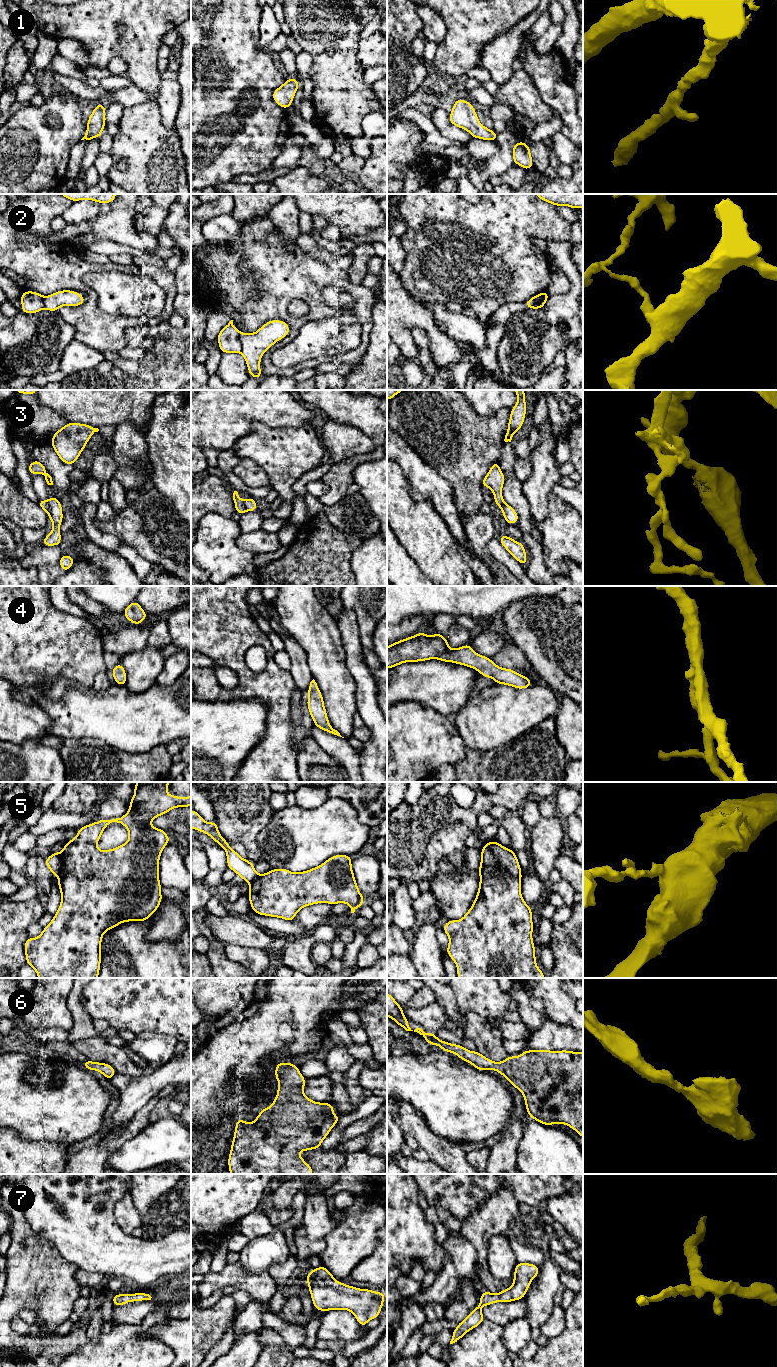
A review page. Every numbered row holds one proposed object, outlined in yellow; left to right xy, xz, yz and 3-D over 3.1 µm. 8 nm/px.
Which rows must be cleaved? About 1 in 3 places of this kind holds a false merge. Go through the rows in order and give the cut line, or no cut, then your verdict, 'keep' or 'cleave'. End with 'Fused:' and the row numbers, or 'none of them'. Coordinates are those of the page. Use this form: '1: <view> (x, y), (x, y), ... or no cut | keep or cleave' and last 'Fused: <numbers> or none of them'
1: no cut | keep
2: xz (239, 333), (242, 351) | cleave
3: xy (46, 501), (49, 507), (49, 515) | cleave
4: no cut | keep
5: xy (60, 853), (61, 870), (57, 875) | cleave
6: no cut | keep
7: no cut | keep
Fused: 2, 3, 5

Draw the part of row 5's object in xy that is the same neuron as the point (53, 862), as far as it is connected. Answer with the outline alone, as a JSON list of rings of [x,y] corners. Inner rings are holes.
[[[53,852],[46,860],[44,860],[44,863],[53,875],[58,876],[60,874],[62,869],[60,853]]]

